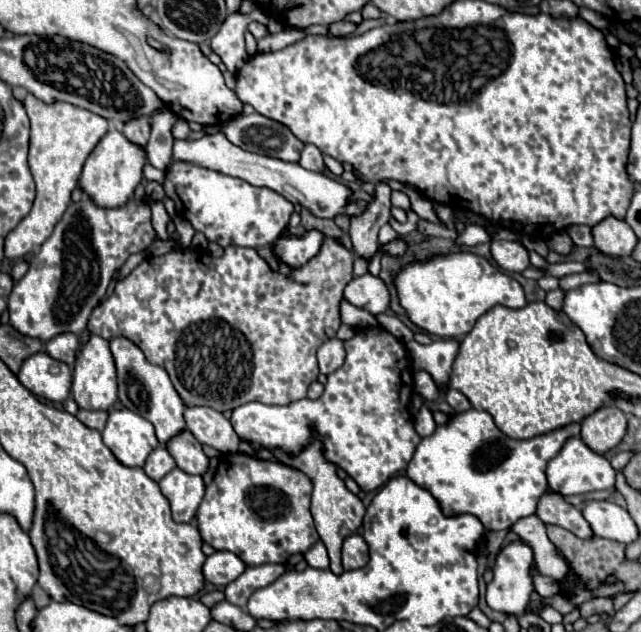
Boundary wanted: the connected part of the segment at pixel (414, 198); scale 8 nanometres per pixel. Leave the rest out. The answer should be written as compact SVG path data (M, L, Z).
M394 180L387 181L387 184L390 185L392 190L401 190L408 195L411 202L411 209L416 212L420 218L444 226L434 212L433 202L426 196Z

